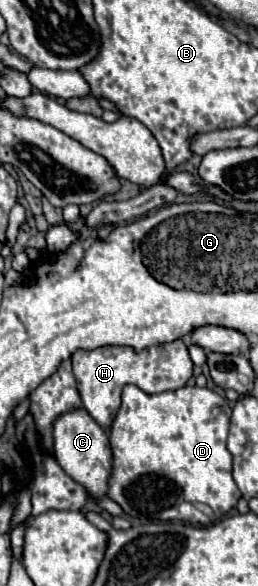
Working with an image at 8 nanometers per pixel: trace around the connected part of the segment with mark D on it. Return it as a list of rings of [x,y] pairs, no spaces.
[[[126,386],[122,406],[110,430],[114,468],[108,498],[116,500],[128,516],[136,518],[182,520],[202,526],[220,520],[242,498],[232,478],[232,454],[226,448],[230,416],[232,408],[228,400],[208,388],[184,386],[170,392],[146,394],[138,386]]]

